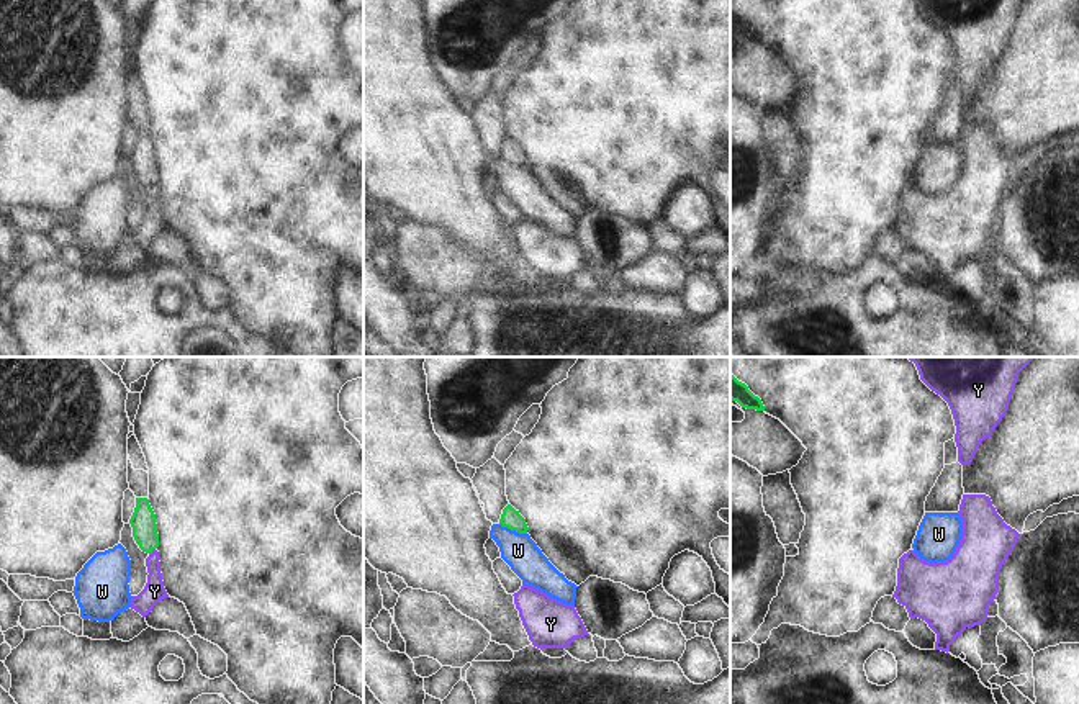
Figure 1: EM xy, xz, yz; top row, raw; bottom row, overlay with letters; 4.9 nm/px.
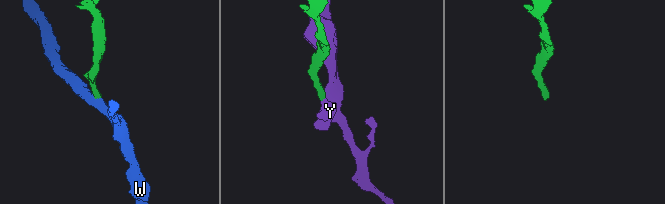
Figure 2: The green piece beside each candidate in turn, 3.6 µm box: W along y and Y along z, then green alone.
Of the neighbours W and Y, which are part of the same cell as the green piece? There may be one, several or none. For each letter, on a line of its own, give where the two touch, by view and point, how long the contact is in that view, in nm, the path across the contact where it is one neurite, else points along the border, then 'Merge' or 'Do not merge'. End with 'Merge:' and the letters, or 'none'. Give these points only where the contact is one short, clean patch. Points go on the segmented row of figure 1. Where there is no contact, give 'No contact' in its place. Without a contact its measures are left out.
W: Touches green at xz (513, 529). Shared border 150 nm. Boundary: xz (500, 523), (526, 534). Do not merge
Y: Touches green at xy (151, 552). Shared border 50 nm. Path across: xy (143, 521), (151, 552), (154, 591). Merge
Merge: Y.

